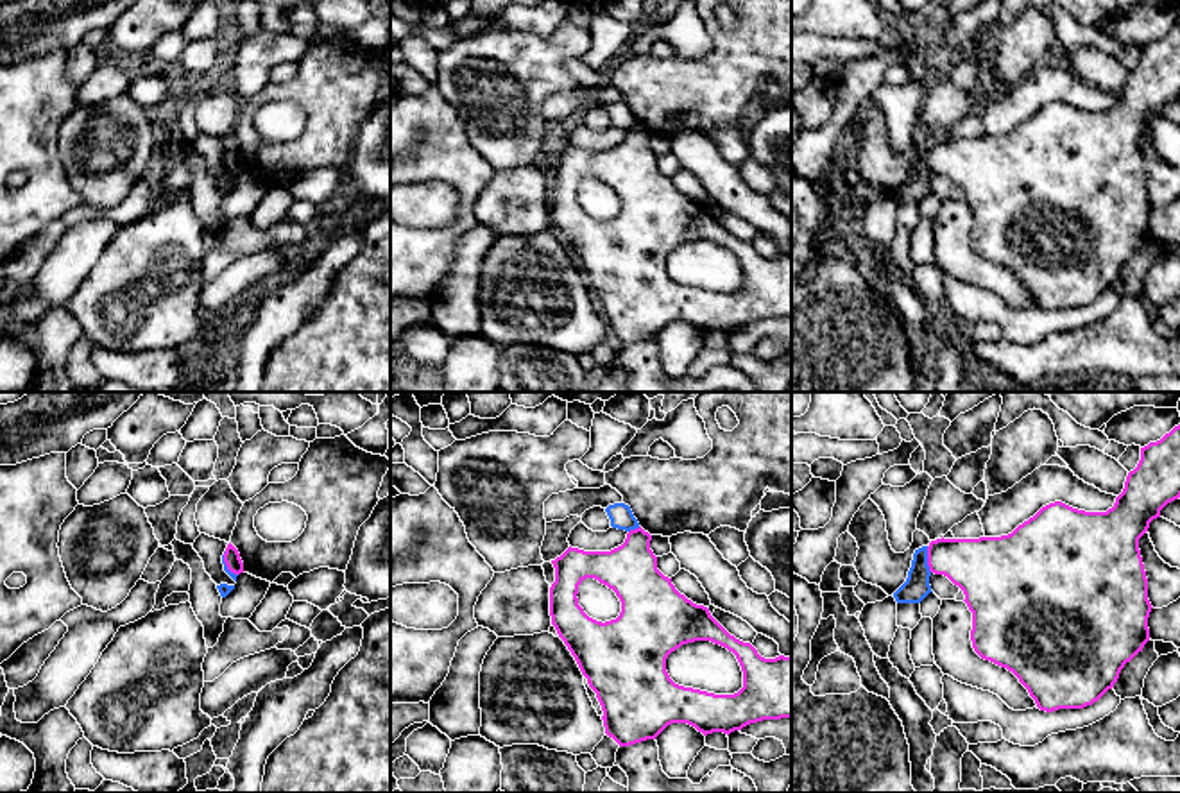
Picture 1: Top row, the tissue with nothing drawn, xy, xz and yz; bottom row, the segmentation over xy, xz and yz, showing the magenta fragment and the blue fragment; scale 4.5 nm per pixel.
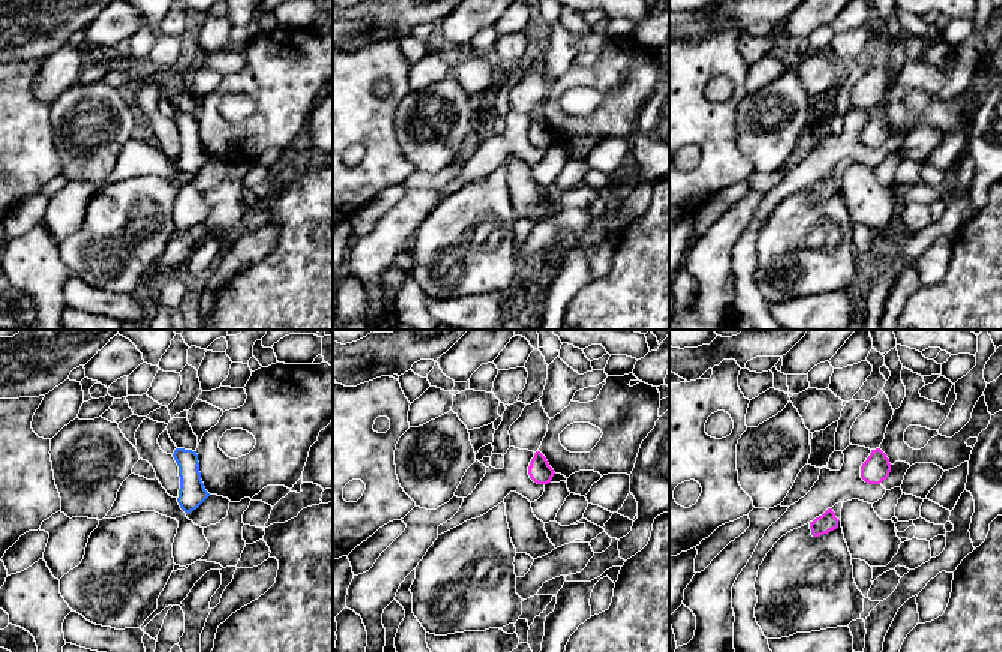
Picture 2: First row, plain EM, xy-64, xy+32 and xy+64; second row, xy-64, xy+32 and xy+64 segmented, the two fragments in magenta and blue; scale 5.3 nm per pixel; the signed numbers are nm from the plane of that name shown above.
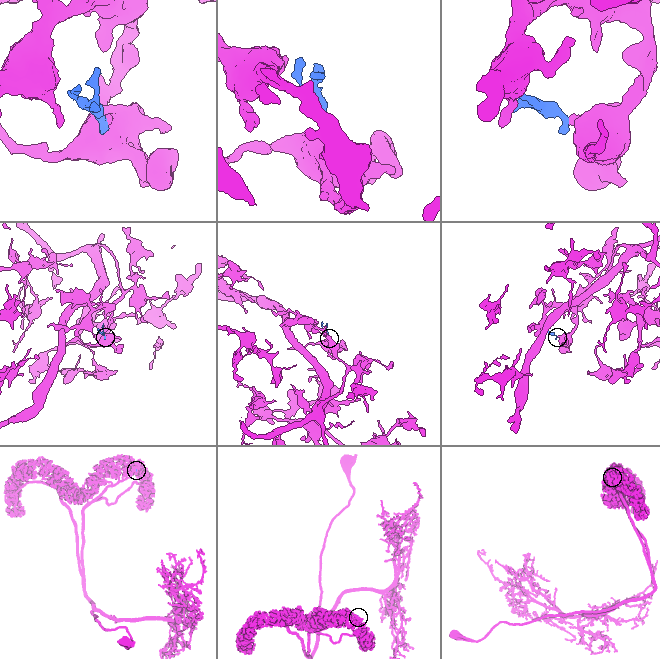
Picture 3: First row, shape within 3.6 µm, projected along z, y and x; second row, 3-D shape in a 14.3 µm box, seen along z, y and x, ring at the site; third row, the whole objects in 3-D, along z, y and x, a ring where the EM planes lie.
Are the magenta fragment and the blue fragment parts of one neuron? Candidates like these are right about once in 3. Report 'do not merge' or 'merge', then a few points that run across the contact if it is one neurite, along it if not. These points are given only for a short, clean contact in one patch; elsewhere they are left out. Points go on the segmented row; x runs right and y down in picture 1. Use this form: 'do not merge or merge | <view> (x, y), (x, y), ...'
do not merge | yz (926, 546), (926, 564), (932, 571)

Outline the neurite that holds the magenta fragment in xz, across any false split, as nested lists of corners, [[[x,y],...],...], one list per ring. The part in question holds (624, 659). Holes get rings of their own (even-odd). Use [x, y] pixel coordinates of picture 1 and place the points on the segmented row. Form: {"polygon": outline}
{"polygon": [[[641,526],[630,530],[621,546],[611,551],[584,551],[568,548],[560,557],[552,560],[555,567],[555,582],[550,587],[550,616],[559,637],[575,657],[582,675],[603,711],[605,734],[620,746],[630,746],[646,739],[655,739],[671,723],[688,723],[704,736],[713,732],[731,734],[750,723],[763,720],[791,718],[791,657],[779,655],[765,659],[750,643],[743,643],[731,635],[709,612],[707,607],[697,605],[680,594],[671,578],[657,569],[657,557],[650,550],[652,535]],[[586,578],[594,578],[616,593],[621,601],[621,612],[616,619],[596,621],[589,618],[578,605],[578,585]],[[695,641],[711,641],[732,652],[743,671],[743,687],[734,695],[714,695],[693,687],[675,684],[666,671],[666,659],[682,644]]]}

